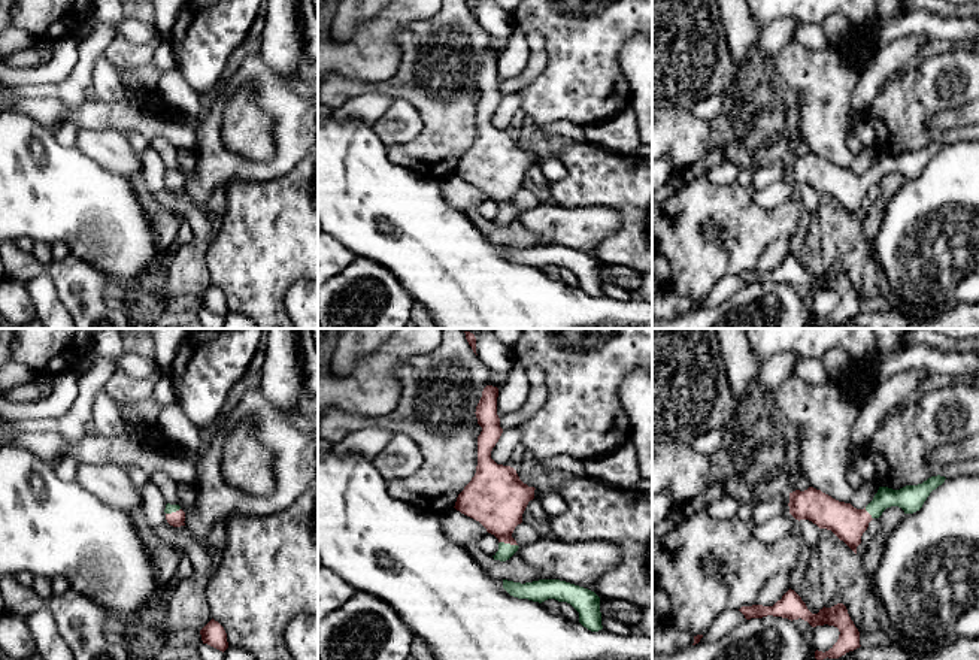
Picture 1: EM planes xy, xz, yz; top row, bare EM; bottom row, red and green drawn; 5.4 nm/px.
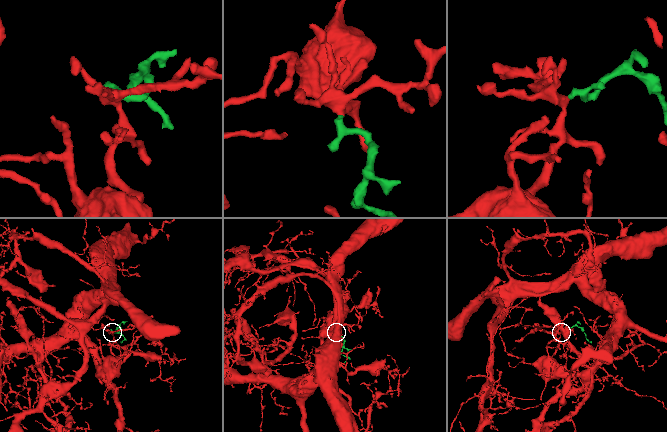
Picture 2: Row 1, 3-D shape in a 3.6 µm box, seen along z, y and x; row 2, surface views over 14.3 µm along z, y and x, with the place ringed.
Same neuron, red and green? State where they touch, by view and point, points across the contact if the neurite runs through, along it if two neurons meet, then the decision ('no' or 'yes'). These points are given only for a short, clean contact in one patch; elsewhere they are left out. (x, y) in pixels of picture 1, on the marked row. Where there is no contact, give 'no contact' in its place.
meets red in xz at (509, 542); runs through xz (497, 497), (503, 535), (509, 542), (505, 551); yes

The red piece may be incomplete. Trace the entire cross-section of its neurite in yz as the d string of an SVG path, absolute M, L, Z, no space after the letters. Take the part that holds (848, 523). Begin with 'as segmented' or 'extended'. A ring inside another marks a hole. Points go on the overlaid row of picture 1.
extended | M931 476L922 484L906 485L900 490L879 487L873 500L857 509L851 503L839 502L831 496L809 487L804 491L789 493L789 514L795 520L809 520L819 529L831 530L855 554L861 536L873 518L879 518L886 508L898 506L904 514L919 511L933 490L945 482L945 476Z

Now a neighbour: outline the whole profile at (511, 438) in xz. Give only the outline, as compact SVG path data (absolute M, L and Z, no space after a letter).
M516 427L503 430L498 442L491 451L491 458L497 464L509 466L512 451L518 443L521 443L521 440L521 432Z

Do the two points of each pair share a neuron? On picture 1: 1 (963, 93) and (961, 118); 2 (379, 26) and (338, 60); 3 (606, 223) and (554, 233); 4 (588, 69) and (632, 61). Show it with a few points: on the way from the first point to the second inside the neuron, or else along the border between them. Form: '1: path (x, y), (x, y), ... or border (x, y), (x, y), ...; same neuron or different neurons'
1: border (963, 103), (942, 109), (931, 118); different neurons
2: path (369, 36), (348, 57); same neuron
3: path (593, 224), (587, 227), (567, 227); same neuron
4: border (636, 33), (618, 54), (618, 64), (632, 96); different neurons

